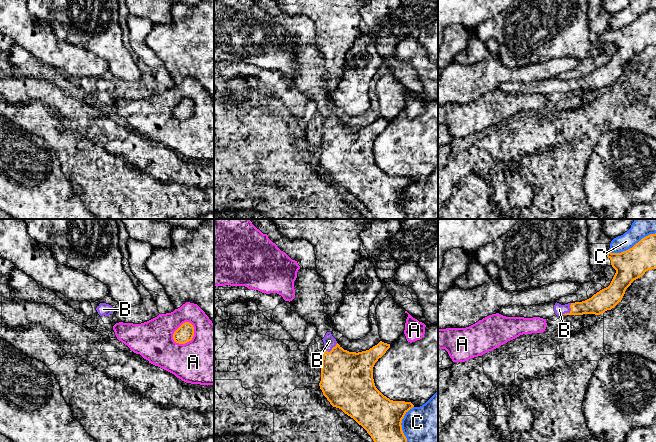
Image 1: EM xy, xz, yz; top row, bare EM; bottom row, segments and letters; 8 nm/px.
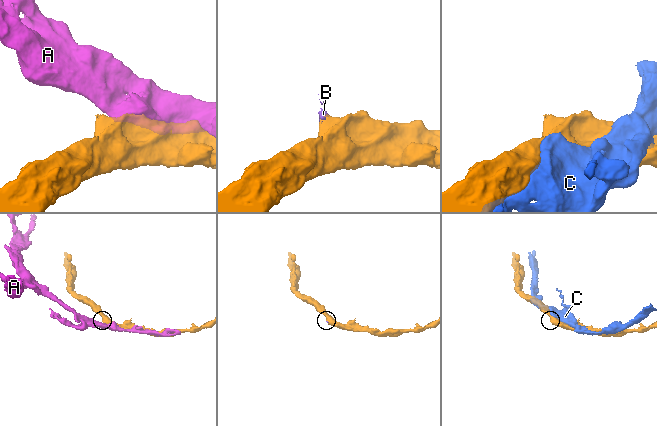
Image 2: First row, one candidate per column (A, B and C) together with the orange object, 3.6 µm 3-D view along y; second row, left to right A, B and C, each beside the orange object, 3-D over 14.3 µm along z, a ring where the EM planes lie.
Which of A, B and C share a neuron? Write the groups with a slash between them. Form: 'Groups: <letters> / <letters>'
Groups: A / B / C

